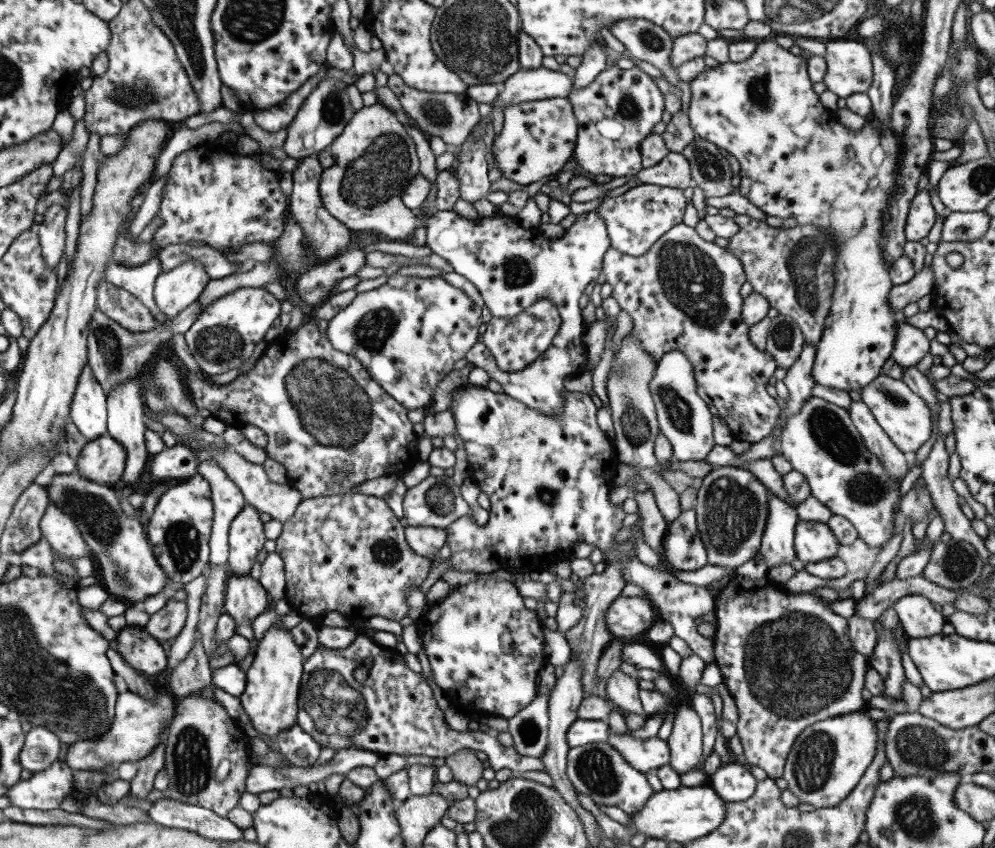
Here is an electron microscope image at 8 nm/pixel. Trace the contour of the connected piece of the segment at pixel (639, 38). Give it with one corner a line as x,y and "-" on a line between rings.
621,19
607,28
631,57
655,66
668,83
679,82
671,66
672,38
660,26
643,19

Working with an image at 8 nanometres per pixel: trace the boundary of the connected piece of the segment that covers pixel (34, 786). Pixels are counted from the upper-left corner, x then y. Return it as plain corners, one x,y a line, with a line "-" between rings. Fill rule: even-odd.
63,760
52,762
44,771
34,772
27,780
18,780
5,796
11,807
47,811
59,809
73,790
72,770

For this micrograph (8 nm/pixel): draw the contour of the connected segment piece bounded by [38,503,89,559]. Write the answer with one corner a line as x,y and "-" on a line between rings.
48,503
39,519
38,527
52,551
65,559
78,559
89,555
88,546
83,543
74,520
56,506

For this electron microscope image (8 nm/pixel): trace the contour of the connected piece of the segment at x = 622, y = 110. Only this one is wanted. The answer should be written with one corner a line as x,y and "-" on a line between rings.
610,66
603,70
593,82
585,87
571,88
567,94
567,101
573,109
577,122
577,138
572,158
581,172
587,174
605,174
615,178
617,176
634,175
641,166
639,148
641,142
652,133
651,129
661,120
664,111
663,94
657,89
655,80
647,76
638,67
629,70
619,70

